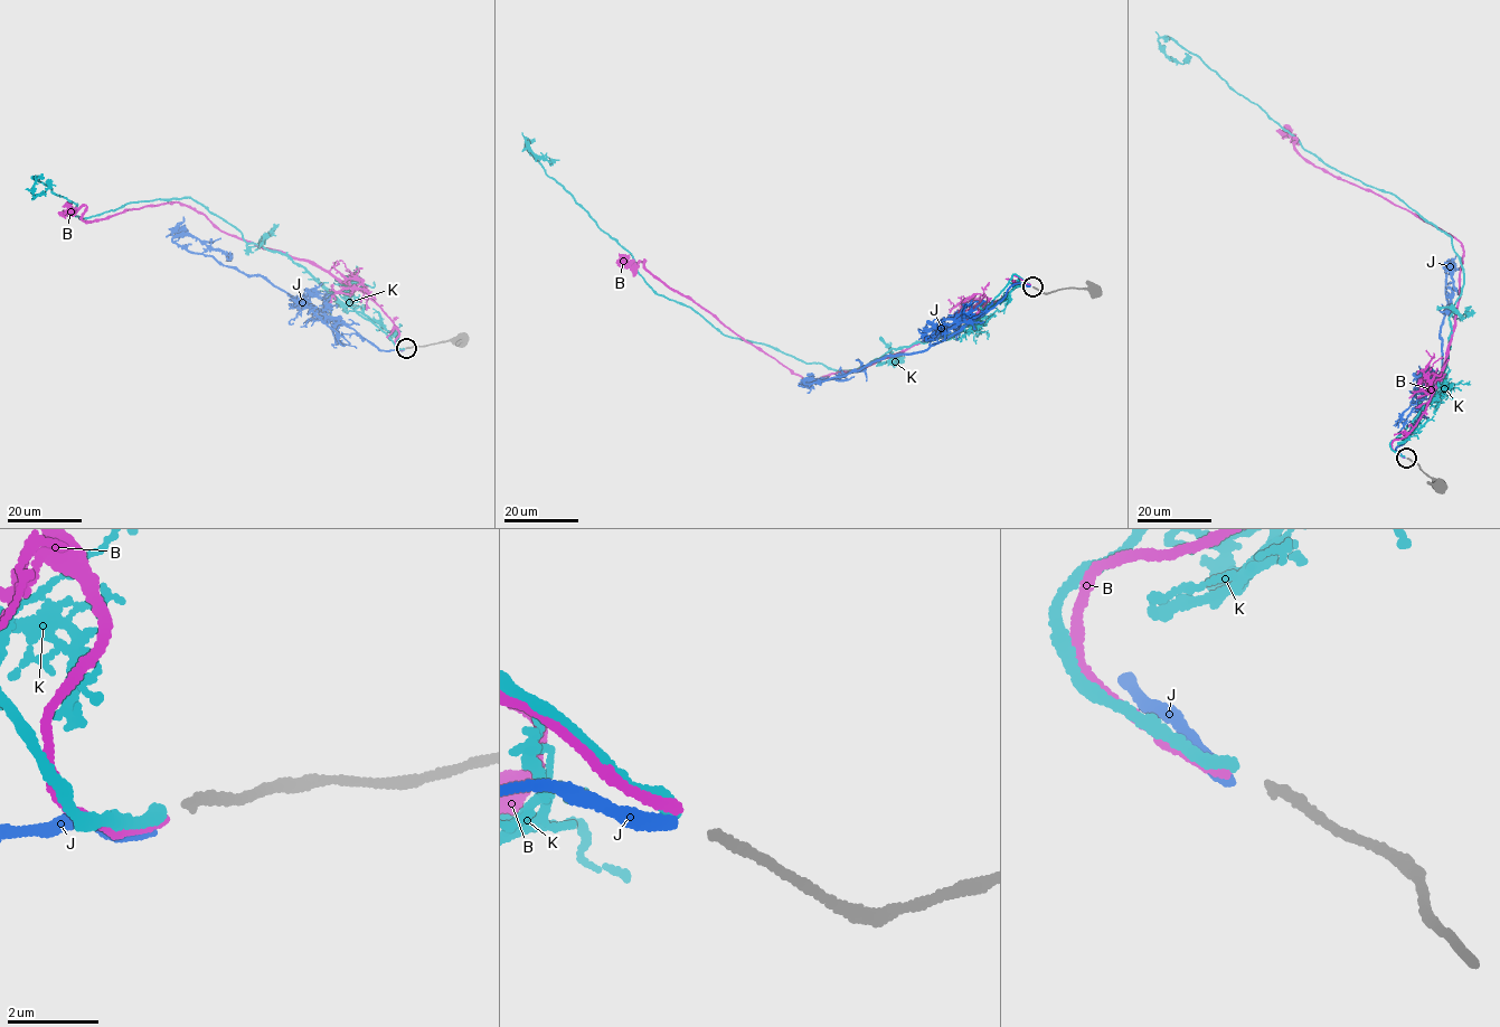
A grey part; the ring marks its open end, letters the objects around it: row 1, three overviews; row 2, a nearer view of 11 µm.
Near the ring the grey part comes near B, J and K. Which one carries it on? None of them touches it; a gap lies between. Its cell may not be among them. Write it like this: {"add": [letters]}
{"add": ["K"]}

